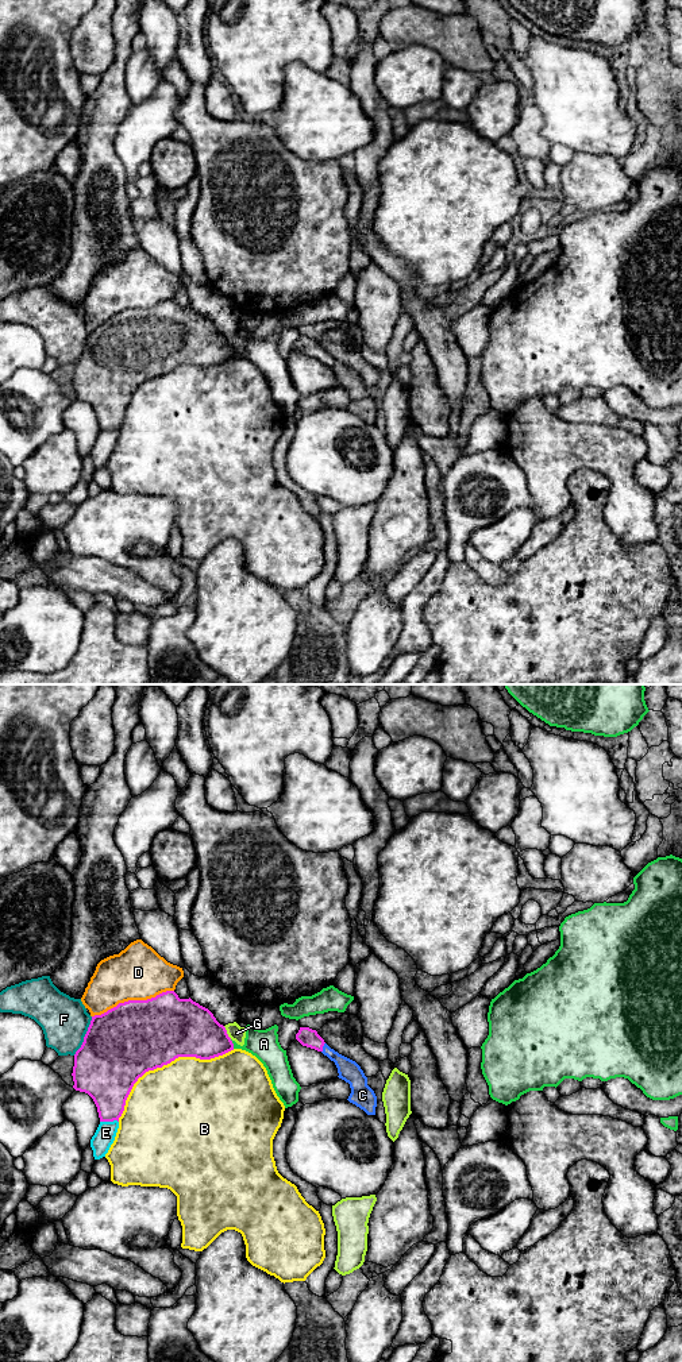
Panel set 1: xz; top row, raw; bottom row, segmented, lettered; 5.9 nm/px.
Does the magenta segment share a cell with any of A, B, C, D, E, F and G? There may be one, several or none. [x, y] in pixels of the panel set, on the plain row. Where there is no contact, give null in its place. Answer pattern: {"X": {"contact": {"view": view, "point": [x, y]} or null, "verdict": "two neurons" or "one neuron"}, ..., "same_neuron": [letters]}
{"A": {"contact": {"view": "xz", "point": [232, 352]}, "verdict": "two neurons"}, "B": {"contact": {"view": "xz", "point": [165, 373]}, "verdict": "two neurons"}, "C": {"contact": {"view": "xz", "point": [322, 357]}, "verdict": "one neuron"}, "D": {"contact": {"view": "xz", "point": [133, 309]}, "verdict": "two neurons"}, "E": {"contact": {"view": "xz", "point": [108, 429]}, "verdict": "two neurons"}, "F": {"contact": {"view": "xz", "point": [85, 344]}, "verdict": "two neurons"}, "G": {"contact": {"view": "xz", "point": [226, 342]}, "verdict": "two neurons"}, "same_neuron": ["C"]}

